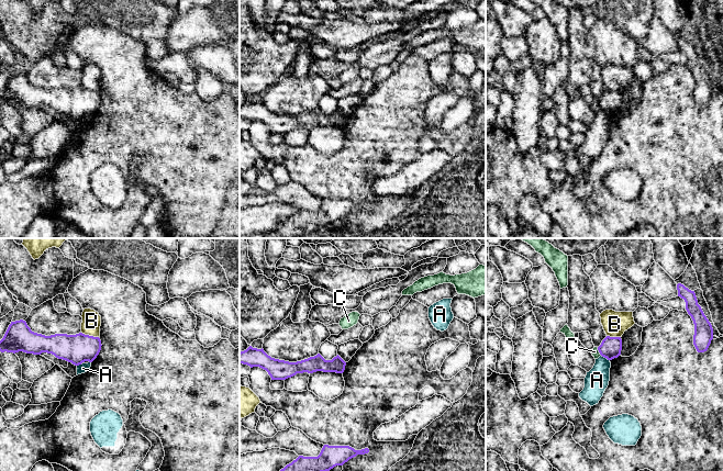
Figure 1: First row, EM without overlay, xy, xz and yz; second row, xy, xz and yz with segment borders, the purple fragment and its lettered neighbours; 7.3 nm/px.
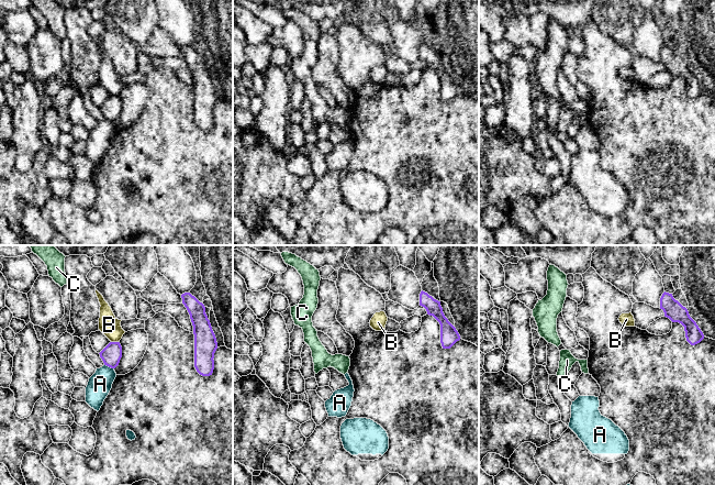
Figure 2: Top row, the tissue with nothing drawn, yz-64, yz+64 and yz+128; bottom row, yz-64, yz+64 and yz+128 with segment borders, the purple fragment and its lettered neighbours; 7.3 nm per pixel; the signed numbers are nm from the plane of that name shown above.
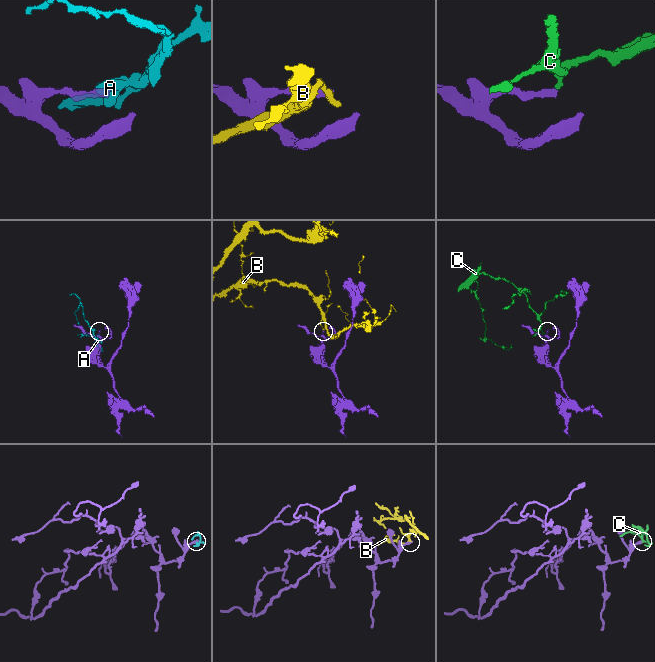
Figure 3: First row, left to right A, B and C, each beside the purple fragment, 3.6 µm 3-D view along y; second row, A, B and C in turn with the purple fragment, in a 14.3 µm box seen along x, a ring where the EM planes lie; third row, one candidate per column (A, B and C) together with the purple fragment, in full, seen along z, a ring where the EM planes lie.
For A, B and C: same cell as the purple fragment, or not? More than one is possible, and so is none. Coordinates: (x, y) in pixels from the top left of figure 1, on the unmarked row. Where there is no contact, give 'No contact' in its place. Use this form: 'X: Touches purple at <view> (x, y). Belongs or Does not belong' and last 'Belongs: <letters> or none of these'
A: Touches purple at yz (605, 111). Does not belong
B: Touches purple at xy (90, 90). Does not belong
C: Touches purple at yz (599, 105). Does not belong
Belongs: none of these

